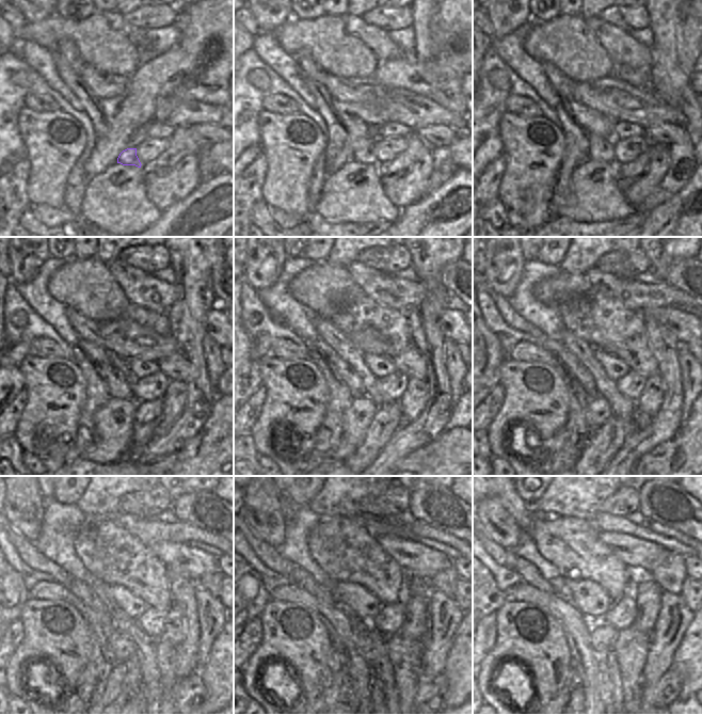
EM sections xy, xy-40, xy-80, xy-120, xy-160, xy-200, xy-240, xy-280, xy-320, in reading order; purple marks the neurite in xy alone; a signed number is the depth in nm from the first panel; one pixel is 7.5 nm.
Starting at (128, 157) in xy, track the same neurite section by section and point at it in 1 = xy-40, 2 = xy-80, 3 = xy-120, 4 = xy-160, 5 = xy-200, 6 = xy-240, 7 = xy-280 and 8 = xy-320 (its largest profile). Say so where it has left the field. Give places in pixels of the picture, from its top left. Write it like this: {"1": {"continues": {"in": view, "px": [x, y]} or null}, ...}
{"1": {"continues": {"in": "xy-40", "px": [365, 154]}}, "2": {"continues": {"in": "xy-80", "px": [600, 149]}}, "3": {"continues": {"in": "xy-120", "px": [120, 385]}}, "4": {"continues": {"in": "xy-160", "px": [338, 367]}}, "5": {"continues": {"in": "xy-200", "px": [574, 368]}}, "6": {"continues": {"in": "xy-240", "px": [79, 589]}}, "7": {"continues": {"in": "xy-280", "px": [301, 578]}}, "8": {"continues": {"in": "xy-320", "px": [537, 580]}}}

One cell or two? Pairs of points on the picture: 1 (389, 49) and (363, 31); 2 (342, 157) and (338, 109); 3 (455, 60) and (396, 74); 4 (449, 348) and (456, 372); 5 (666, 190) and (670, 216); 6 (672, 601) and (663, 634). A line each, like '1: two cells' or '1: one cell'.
1: one cell
2: one cell
3: one cell
4: one cell
5: two cells
6: one cell

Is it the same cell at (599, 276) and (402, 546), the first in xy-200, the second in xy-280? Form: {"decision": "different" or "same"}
{"decision": "different"}

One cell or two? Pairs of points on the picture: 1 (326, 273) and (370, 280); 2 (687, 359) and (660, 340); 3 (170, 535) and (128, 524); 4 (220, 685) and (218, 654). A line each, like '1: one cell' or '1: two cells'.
1: two cells
2: two cells
3: one cell
4: one cell

